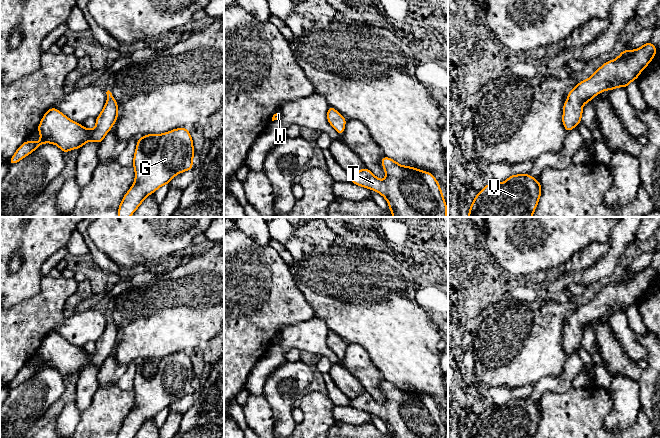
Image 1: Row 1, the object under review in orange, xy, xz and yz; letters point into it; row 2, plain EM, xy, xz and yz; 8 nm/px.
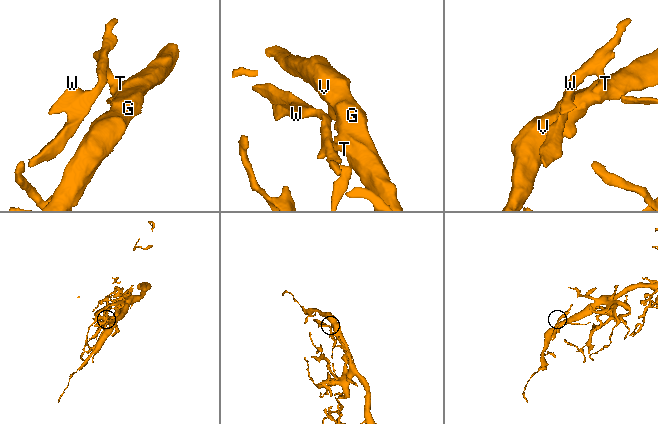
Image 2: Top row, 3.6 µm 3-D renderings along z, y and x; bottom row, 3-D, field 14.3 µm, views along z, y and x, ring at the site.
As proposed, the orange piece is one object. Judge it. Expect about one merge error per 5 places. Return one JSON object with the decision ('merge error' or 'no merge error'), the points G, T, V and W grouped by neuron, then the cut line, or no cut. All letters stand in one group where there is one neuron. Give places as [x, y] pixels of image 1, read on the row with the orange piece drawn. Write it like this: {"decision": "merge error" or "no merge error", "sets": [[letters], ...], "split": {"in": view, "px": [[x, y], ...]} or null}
{"decision": "no merge error", "sets": [["G", "T", "V", "W"]], "split": null}

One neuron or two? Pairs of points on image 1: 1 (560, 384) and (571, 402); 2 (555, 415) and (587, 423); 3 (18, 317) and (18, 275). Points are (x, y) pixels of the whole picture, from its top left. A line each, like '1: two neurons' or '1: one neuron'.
1: two neurons
2: one neuron
3: two neurons

